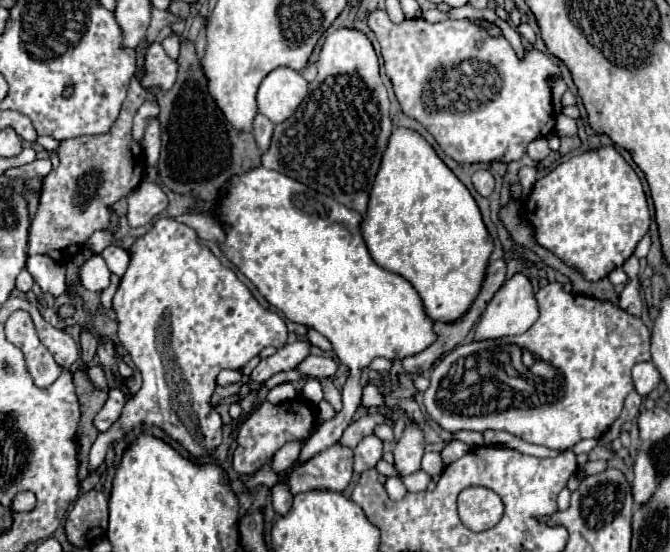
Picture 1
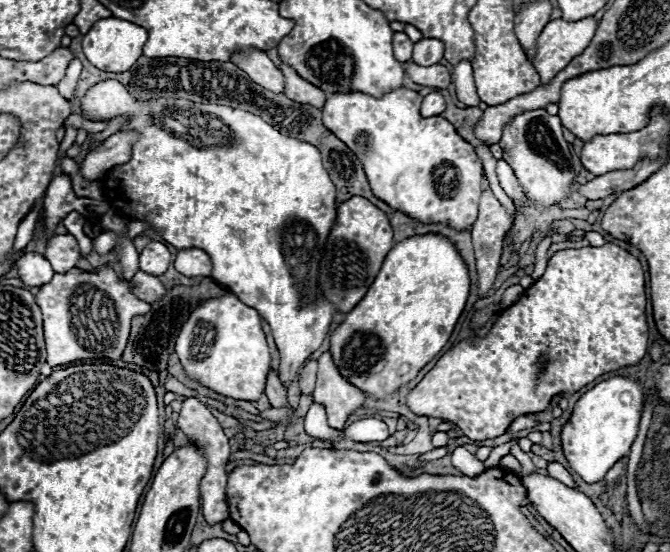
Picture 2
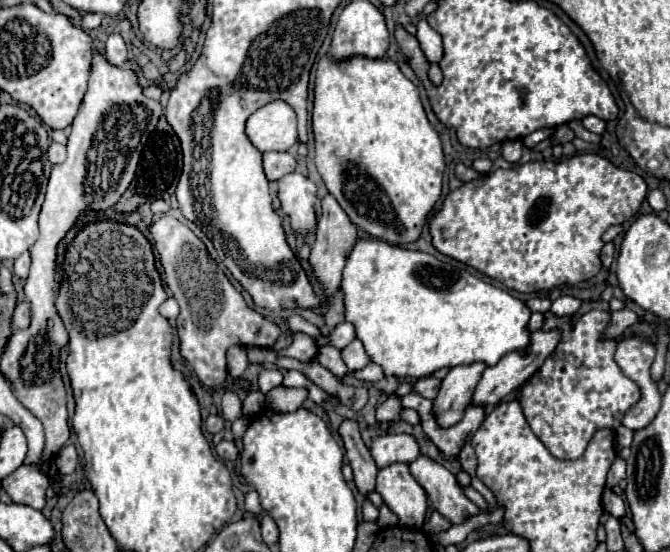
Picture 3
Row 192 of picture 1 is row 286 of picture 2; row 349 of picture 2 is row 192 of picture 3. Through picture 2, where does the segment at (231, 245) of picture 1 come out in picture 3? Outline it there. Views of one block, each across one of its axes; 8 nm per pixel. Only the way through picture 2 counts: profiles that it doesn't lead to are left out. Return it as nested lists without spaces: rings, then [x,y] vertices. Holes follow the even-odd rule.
[[[290,172],[280,180],[278,200],[282,204],[282,212],[290,218],[290,226],[296,236],[316,232],[316,196],[318,186],[300,172]]]

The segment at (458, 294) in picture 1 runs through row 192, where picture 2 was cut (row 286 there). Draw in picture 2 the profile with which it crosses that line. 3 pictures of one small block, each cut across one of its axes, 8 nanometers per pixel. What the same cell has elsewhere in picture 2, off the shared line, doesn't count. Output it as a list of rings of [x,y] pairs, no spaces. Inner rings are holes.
[[[442,234],[410,236],[386,256],[366,296],[330,336],[330,352],[340,374],[372,398],[384,398],[416,374],[444,348],[470,294],[470,274],[456,246]]]

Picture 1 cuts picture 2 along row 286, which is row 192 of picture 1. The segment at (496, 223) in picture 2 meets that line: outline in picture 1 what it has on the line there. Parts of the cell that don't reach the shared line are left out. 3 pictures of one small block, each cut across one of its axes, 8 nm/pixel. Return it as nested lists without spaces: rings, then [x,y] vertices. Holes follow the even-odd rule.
[[[488,170],[474,172],[472,184],[478,190],[478,194],[482,194],[482,196],[490,196],[490,192],[494,190],[494,178],[492,178],[492,174]]]

